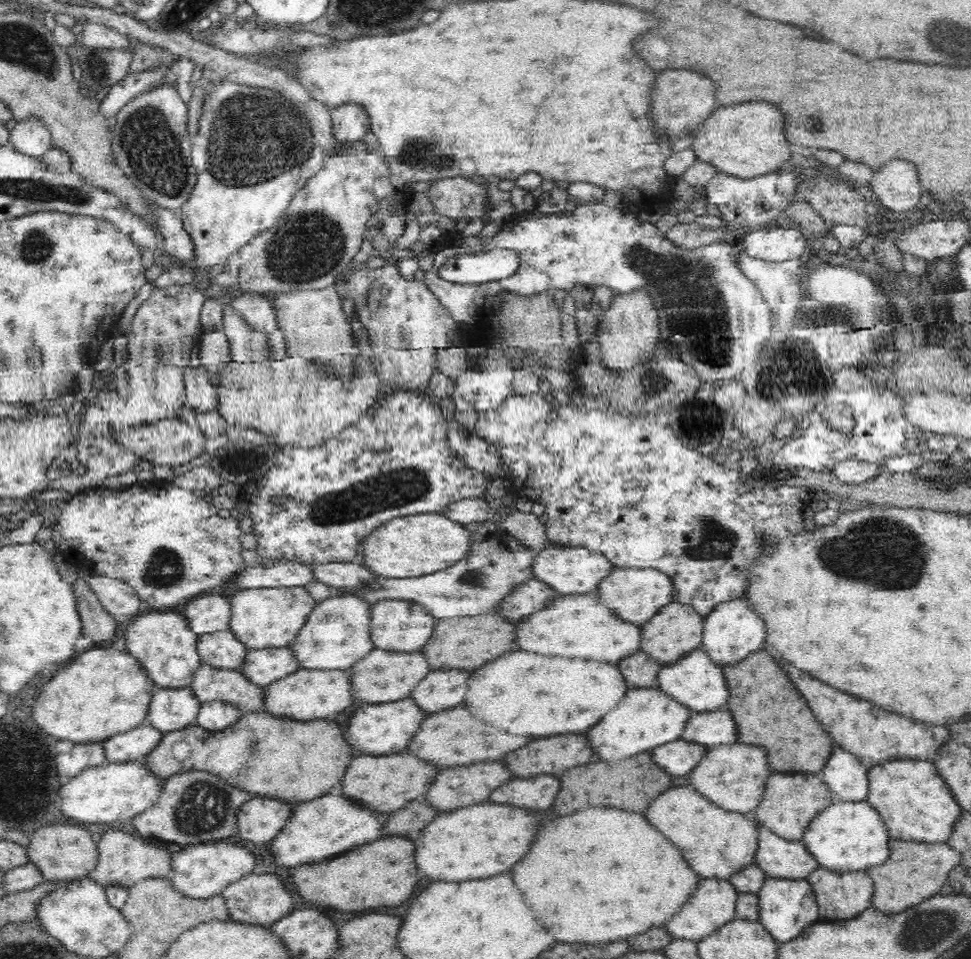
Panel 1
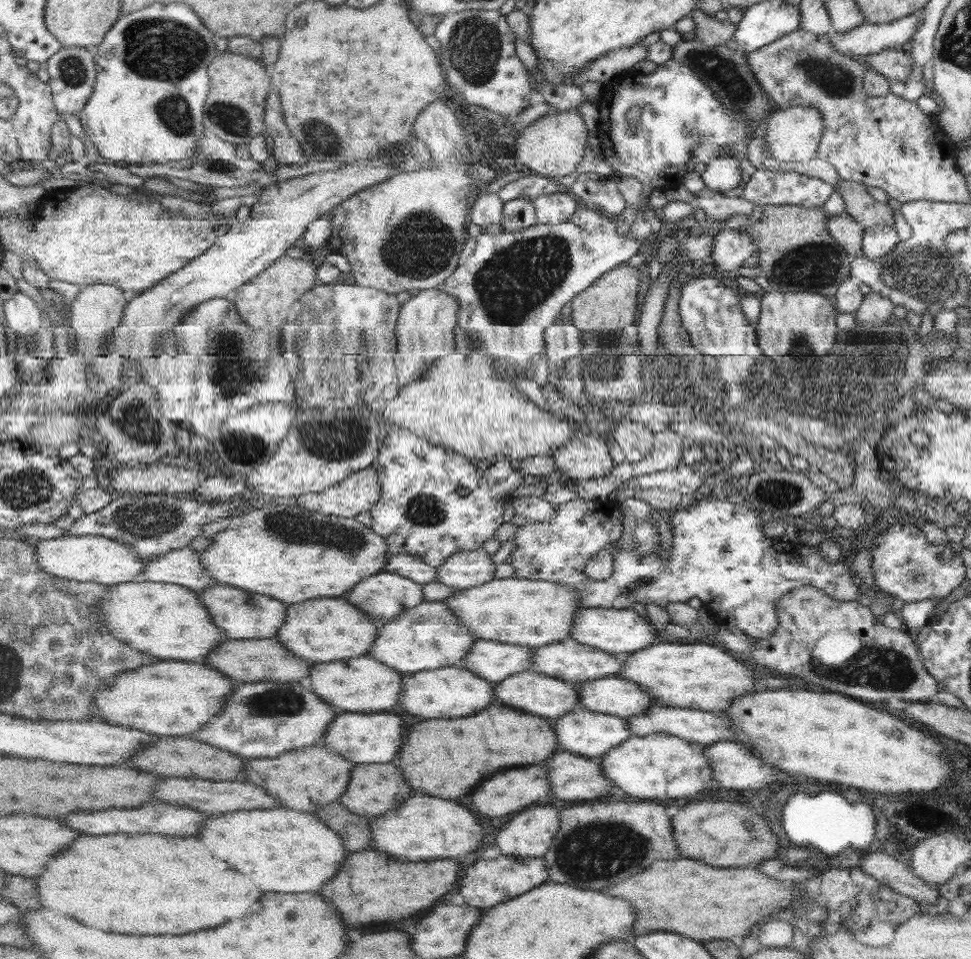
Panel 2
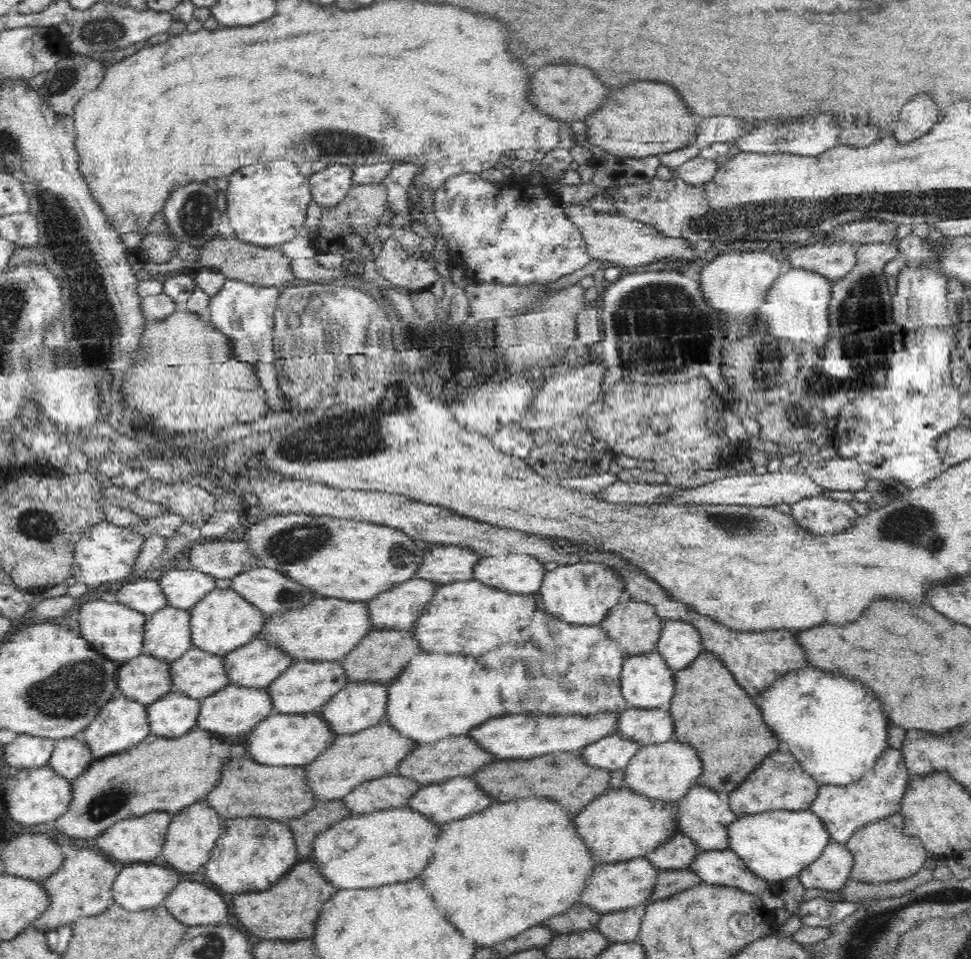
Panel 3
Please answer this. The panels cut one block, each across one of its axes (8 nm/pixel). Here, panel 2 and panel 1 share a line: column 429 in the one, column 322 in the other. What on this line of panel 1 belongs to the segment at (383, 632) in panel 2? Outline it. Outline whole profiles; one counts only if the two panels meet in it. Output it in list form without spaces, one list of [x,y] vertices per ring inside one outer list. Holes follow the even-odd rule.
[[[330,596],[316,603],[306,622],[289,645],[300,669],[337,671],[348,669],[354,661],[374,649],[368,634],[369,608],[355,596]]]

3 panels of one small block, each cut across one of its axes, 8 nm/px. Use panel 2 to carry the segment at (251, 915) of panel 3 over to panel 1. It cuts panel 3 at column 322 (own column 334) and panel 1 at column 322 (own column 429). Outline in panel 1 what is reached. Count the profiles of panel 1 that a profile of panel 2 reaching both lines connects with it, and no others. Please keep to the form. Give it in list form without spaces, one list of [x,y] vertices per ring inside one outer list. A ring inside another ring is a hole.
[[[396,836],[365,842],[353,846],[348,852],[340,853],[340,856],[332,860],[296,868],[290,880],[296,894],[304,902],[314,902],[320,908],[330,908],[336,912],[398,906],[416,884],[412,864],[412,842]]]

